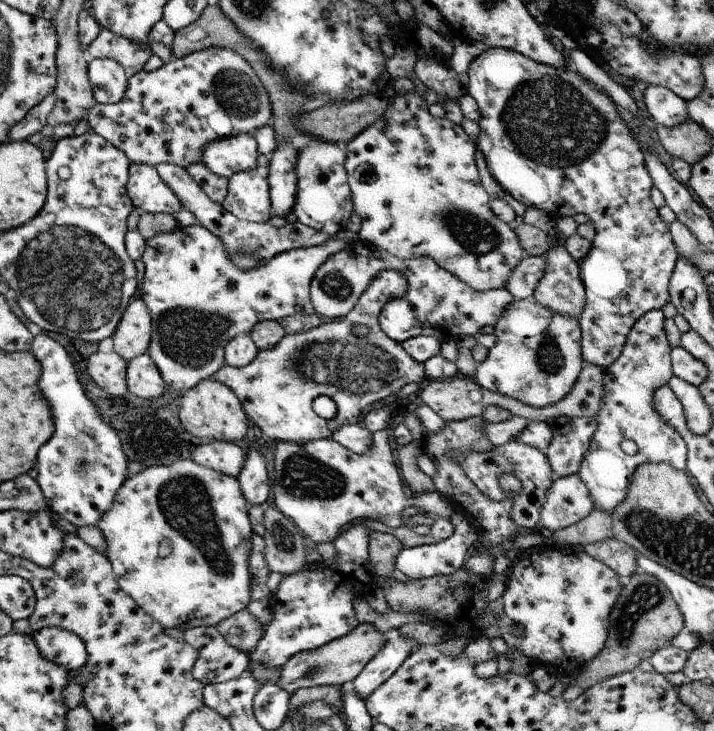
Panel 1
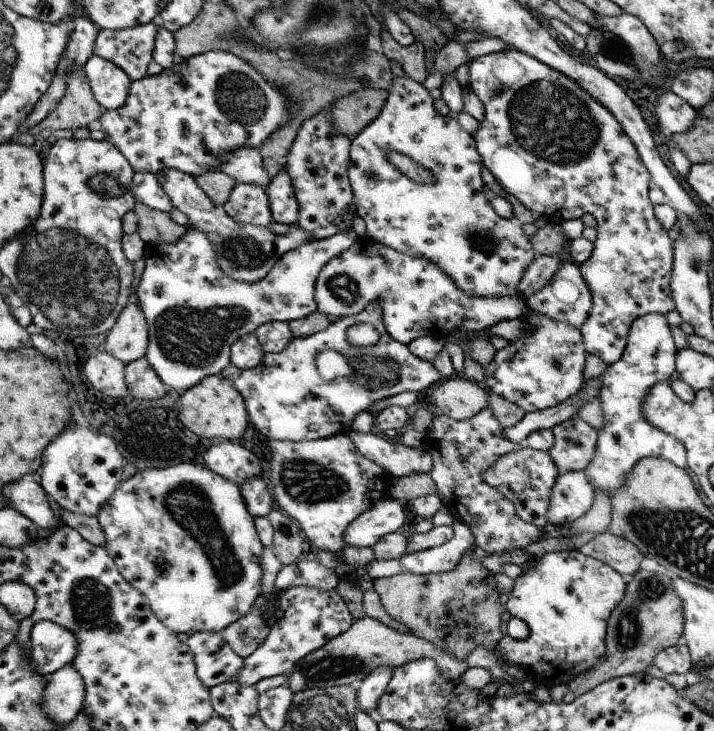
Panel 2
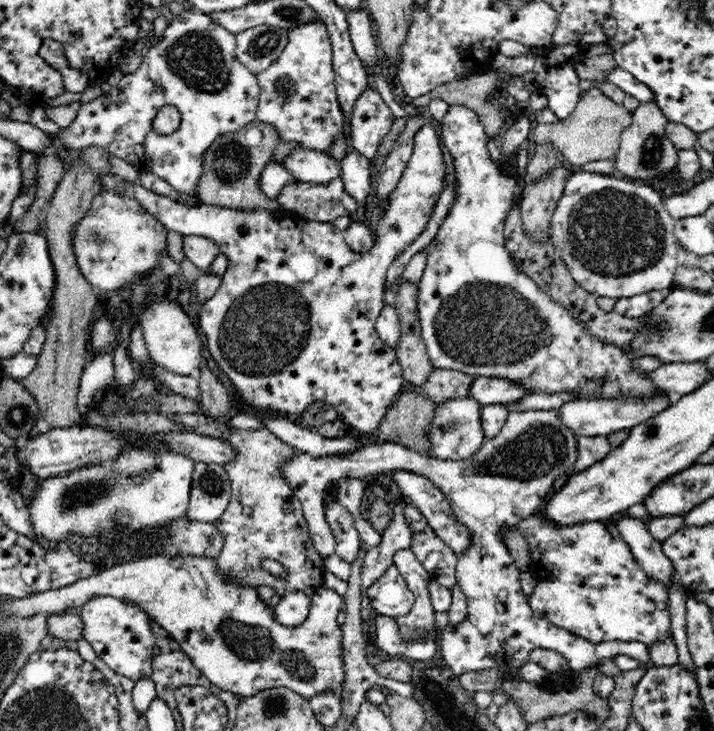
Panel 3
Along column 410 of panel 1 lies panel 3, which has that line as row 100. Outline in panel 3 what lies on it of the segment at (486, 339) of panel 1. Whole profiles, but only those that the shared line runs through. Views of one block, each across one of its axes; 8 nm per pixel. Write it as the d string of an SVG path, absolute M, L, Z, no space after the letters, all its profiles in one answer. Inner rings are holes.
M319 19L294 26L288 30L288 43L278 60L269 68L256 75L260 85L259 101L256 108L256 120L274 125L280 141L297 142L295 150L314 149L322 153L330 153L330 145L336 138L345 138L345 126L342 109L337 97L335 71L333 66L332 43L326 25ZM286 78L289 82L289 93L282 95L276 84Z

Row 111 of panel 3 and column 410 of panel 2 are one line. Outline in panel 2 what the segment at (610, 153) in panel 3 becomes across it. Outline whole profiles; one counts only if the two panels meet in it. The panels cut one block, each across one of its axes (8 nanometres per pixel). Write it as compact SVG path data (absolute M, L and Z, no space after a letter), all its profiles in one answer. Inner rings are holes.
M477 549L470 550L460 558L460 564L457 564L452 572L416 575L403 570L402 573L391 577L374 579L374 590L392 620L401 622L410 629L410 632L448 651L456 660L465 661L466 657L479 646L487 651L494 651L500 639L506 634L501 618L502 614L507 612L507 608L498 600L500 594L496 586L496 577L483 566L483 557L484 554Z

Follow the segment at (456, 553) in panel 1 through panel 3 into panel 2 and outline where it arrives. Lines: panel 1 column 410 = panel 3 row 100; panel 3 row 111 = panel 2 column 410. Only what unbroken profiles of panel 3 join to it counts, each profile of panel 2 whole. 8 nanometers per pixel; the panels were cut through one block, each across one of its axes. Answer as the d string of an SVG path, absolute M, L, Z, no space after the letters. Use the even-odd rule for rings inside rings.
M454 521L453 537L440 546L412 552L408 550L399 560L402 568L412 574L452 572L466 552L475 549L474 536L466 524Z

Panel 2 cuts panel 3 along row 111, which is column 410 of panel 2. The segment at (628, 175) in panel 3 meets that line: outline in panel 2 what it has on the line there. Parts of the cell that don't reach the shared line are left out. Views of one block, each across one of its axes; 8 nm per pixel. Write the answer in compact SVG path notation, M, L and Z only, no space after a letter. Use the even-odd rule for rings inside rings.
M369 617L356 618L352 626L342 635L338 635L319 648L318 651L311 652L304 656L288 678L288 684L293 693L309 688L332 688L338 685L357 685L367 677L374 668L380 666L392 666L398 668L402 664L408 664L420 658L428 657L436 661L438 670L450 678L459 679L468 669L466 661L458 661L448 651L438 648L436 644L427 641L425 638L414 633L399 632L379 620Z

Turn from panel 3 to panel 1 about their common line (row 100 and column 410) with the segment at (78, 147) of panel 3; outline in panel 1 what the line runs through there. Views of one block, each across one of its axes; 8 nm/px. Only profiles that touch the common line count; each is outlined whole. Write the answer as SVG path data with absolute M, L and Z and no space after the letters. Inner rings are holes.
M415 89L414 91L404 92L404 94L395 93L392 96L392 105L387 107L380 118L348 142L348 184L351 188L350 196L353 200L353 210L362 220L362 227L359 231L360 240L385 250L389 255L403 259L428 257L444 270L457 276L462 282L468 283L468 286L471 286L474 290L484 292L504 289L515 266L520 264L520 261L528 254L513 229L514 224L501 221L490 208L491 196L480 183L480 176L476 169L476 156L474 155L477 150L476 142L466 134L461 124L450 122L446 117L436 118L432 116L429 113L429 107L425 104L425 100Z

